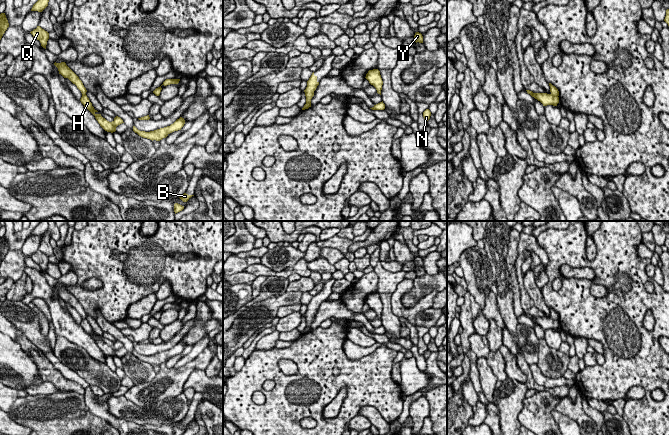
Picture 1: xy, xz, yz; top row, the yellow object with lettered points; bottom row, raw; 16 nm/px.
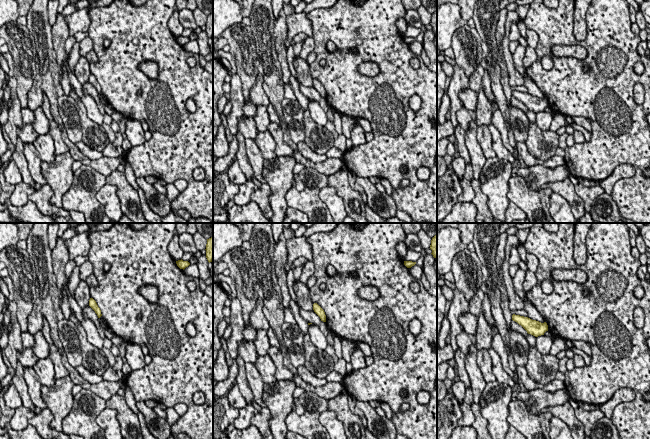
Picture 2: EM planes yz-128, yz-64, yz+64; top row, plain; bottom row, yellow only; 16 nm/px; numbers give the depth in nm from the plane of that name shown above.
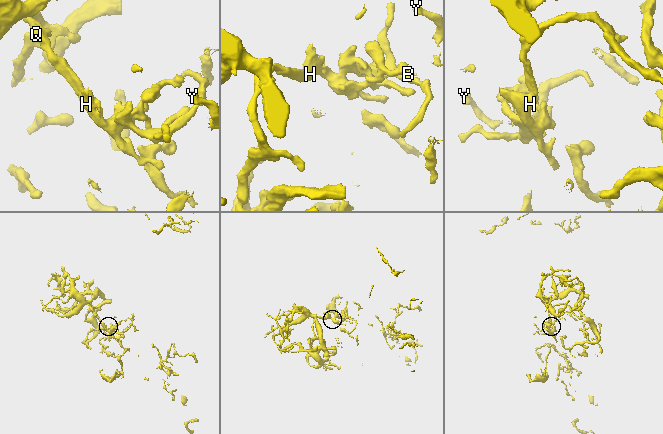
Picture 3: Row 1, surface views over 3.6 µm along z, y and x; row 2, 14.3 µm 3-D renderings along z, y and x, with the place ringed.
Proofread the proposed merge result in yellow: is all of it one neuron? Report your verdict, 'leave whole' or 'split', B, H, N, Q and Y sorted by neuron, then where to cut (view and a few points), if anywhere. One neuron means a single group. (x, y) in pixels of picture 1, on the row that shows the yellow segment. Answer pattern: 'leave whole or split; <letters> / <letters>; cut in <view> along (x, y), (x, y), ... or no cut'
split; B Q Y / H N; cut in yz along (551, 93), (557, 96)

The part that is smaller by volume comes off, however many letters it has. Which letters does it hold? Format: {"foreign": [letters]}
{"foreign": ["H", "N"]}

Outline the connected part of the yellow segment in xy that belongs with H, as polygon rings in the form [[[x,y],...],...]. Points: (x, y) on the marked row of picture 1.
[[[82,95],[80,101],[84,105],[84,107],[86,109],[88,109],[95,116],[96,120],[98,121],[100,126],[105,131],[113,133],[113,132],[116,131],[116,127],[118,125],[124,123],[123,120],[118,116],[116,116],[112,122],[109,122],[105,118],[103,118],[101,116],[101,114],[98,114],[97,113],[98,111],[94,109],[94,107],[92,106],[92,103],[90,102],[89,98],[87,97],[87,95]]]

